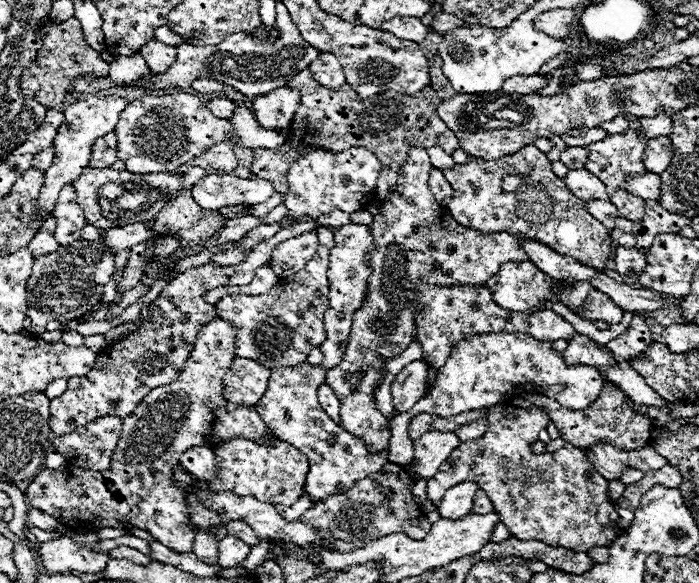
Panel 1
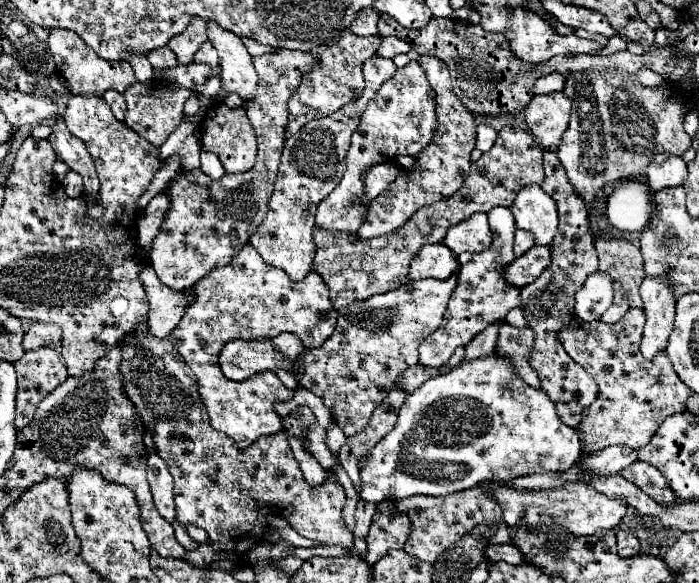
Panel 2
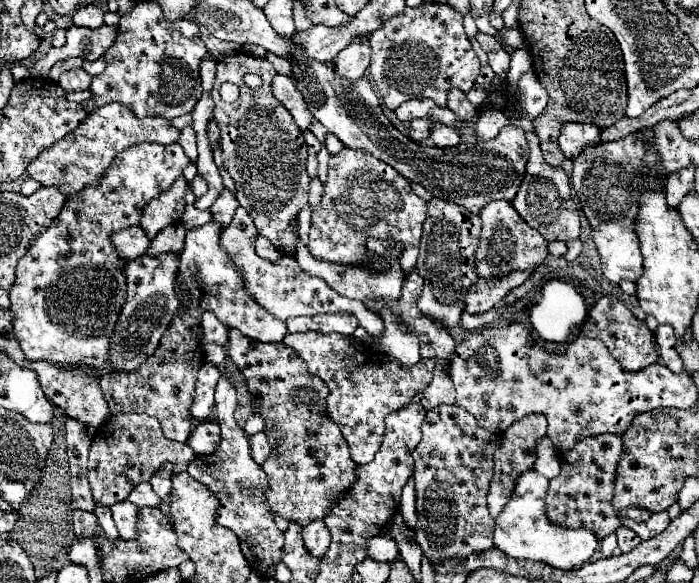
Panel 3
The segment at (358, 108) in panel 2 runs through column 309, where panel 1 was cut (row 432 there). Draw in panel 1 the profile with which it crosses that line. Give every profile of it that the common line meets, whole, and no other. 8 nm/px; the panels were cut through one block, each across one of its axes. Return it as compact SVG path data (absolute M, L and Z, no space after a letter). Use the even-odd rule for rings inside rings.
M222 318L206 324L180 378L168 386L154 388L132 416L122 420L122 436L110 468L104 472L88 472L74 466L64 466L62 470L44 468L26 488L28 504L54 516L72 532L94 532L104 526L140 528L174 552L192 552L196 530L190 528L186 492L174 482L180 456L192 446L214 450L232 438L248 438L264 446L272 446L272 440L278 440L252 406L228 410L222 392L224 376L236 358L234 346L236 330L232 324Z

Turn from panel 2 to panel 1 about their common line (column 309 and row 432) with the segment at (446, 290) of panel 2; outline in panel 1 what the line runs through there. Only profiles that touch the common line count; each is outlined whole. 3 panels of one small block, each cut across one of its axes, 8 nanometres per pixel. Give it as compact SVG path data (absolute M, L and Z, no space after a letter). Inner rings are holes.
M414 146L408 152L408 164L402 166L394 196L382 202L380 214L374 216L370 226L372 250L368 252L372 274L366 282L366 296L362 308L354 314L342 362L326 374L326 384L342 404L342 428L354 436L362 436L374 452L388 448L390 438L388 420L376 410L374 390L384 378L386 362L400 356L416 336L416 288L422 284L438 288L484 284L498 274L502 264L528 260L514 236L506 236L506 232L482 234L458 224L430 192L430 170L432 164L426 148Z

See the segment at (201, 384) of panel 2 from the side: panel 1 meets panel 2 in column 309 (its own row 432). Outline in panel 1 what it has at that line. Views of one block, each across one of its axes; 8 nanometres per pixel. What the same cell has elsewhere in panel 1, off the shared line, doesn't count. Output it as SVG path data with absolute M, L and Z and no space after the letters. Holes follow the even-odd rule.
M302 362L298 366L274 368L272 374L270 374L270 384L268 384L266 396L262 396L262 400L256 406L256 412L262 416L262 420L266 420L266 424L270 424L270 428L274 428L274 434L278 438L288 442L288 444L294 444L308 458L310 470L308 470L308 480L306 480L306 492L310 496L314 496L316 502L326 498L328 494L342 494L358 482L358 458L386 458L386 462L388 462L386 450L382 450L380 454L370 454L362 438L358 438L358 436L346 432L344 428L336 426L328 418L328 414L320 408L318 388L320 388L324 378L326 378L326 368L314 366L314 364L308 364L308 362Z

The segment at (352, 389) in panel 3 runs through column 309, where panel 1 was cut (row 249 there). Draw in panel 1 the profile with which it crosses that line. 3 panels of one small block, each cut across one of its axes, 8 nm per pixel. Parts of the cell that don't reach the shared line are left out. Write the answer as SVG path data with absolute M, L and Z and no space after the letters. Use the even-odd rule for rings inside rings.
M346 224L340 230L334 232L336 244L330 252L330 266L328 266L328 282L330 282L330 304L326 310L326 340L322 342L320 350L324 354L322 366L332 368L332 364L338 364L344 356L344 346L350 336L350 324L352 324L352 314L360 308L364 300L364 288L366 288L366 278L370 276L370 268L366 264L366 252L372 248L372 234L368 226L362 224Z

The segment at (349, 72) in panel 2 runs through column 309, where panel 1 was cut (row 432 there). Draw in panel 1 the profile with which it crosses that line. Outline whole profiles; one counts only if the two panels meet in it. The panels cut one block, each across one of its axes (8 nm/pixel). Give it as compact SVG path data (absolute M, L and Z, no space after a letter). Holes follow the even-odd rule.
M102 416L72 434L52 438L52 446L66 458L68 464L102 472L110 466L120 434L122 420L118 420L118 416Z

